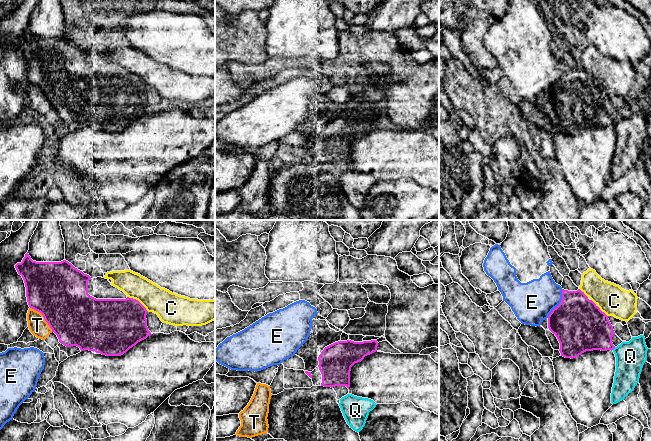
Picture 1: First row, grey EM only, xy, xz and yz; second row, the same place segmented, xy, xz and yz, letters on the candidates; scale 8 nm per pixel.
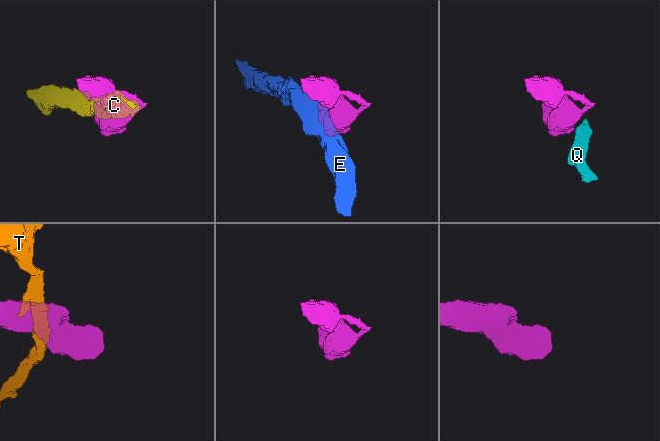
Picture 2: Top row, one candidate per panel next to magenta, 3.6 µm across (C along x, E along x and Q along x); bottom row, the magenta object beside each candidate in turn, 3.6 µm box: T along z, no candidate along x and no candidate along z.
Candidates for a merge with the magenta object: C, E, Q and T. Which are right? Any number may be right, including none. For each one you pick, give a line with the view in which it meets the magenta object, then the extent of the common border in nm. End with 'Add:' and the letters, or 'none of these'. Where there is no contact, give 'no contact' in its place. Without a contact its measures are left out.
Add: none of these

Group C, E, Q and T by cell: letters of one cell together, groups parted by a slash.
C / E / Q / T

